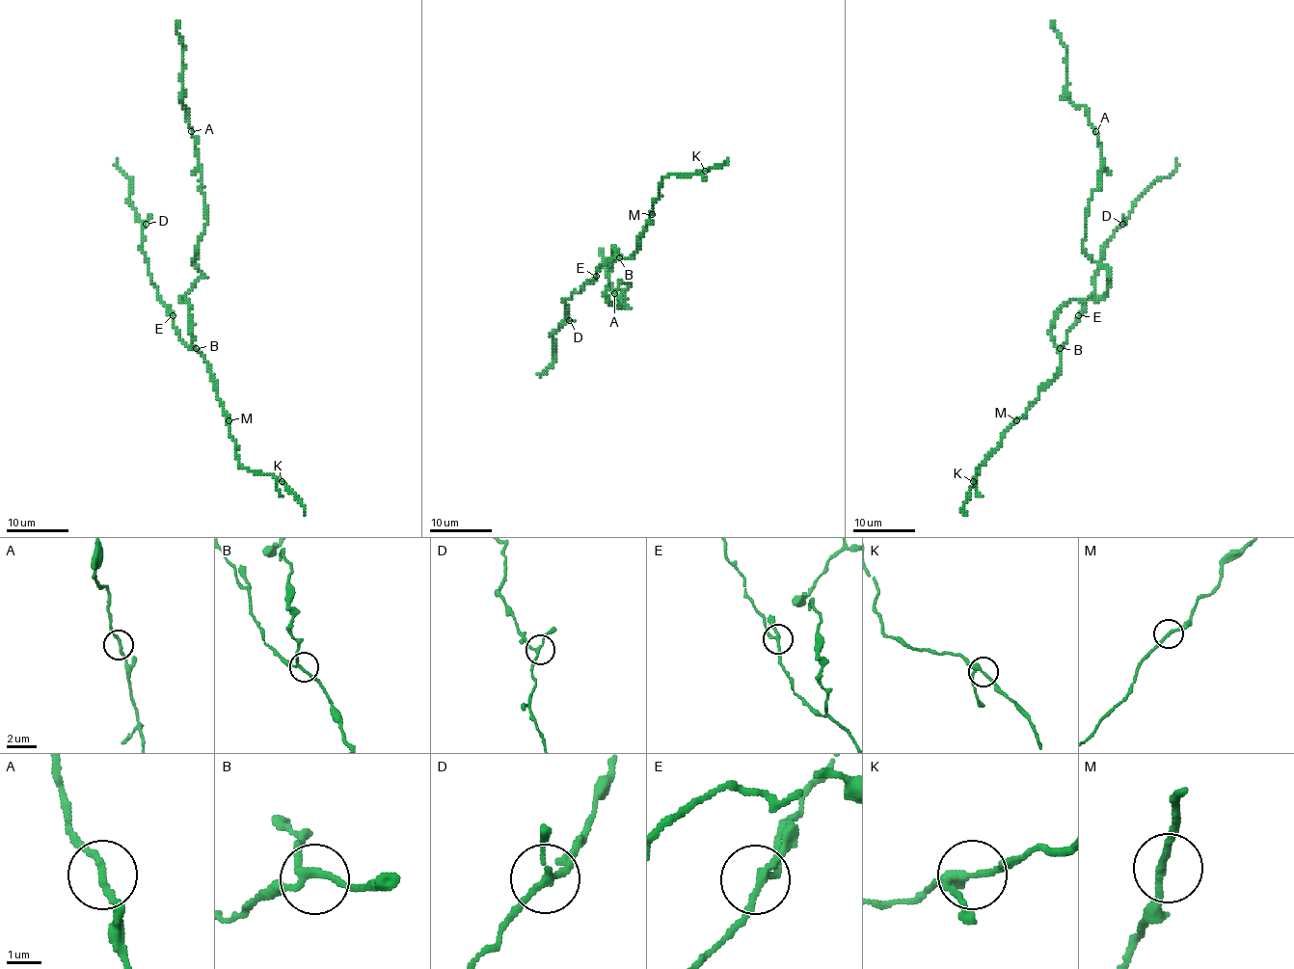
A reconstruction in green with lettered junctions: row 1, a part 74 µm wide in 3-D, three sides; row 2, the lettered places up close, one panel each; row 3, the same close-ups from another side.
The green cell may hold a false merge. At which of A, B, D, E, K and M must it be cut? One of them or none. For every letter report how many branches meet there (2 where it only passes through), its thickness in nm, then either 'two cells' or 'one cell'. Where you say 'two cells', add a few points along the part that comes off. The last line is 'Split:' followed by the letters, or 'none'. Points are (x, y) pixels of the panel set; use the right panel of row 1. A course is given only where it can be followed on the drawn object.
A: 2 branches meet; 190 nm thick; one cell
B: 3 branches meet; 170 nm thick; one cell
D: 3 branches meet; 160 nm thick; one cell
E: 3 branches meet; 170 nm thick; one cell
K: 3 branches meet; 200 nm thick; one cell
M: 2 branches meet; 200 nm thick; one cell
Split: none

